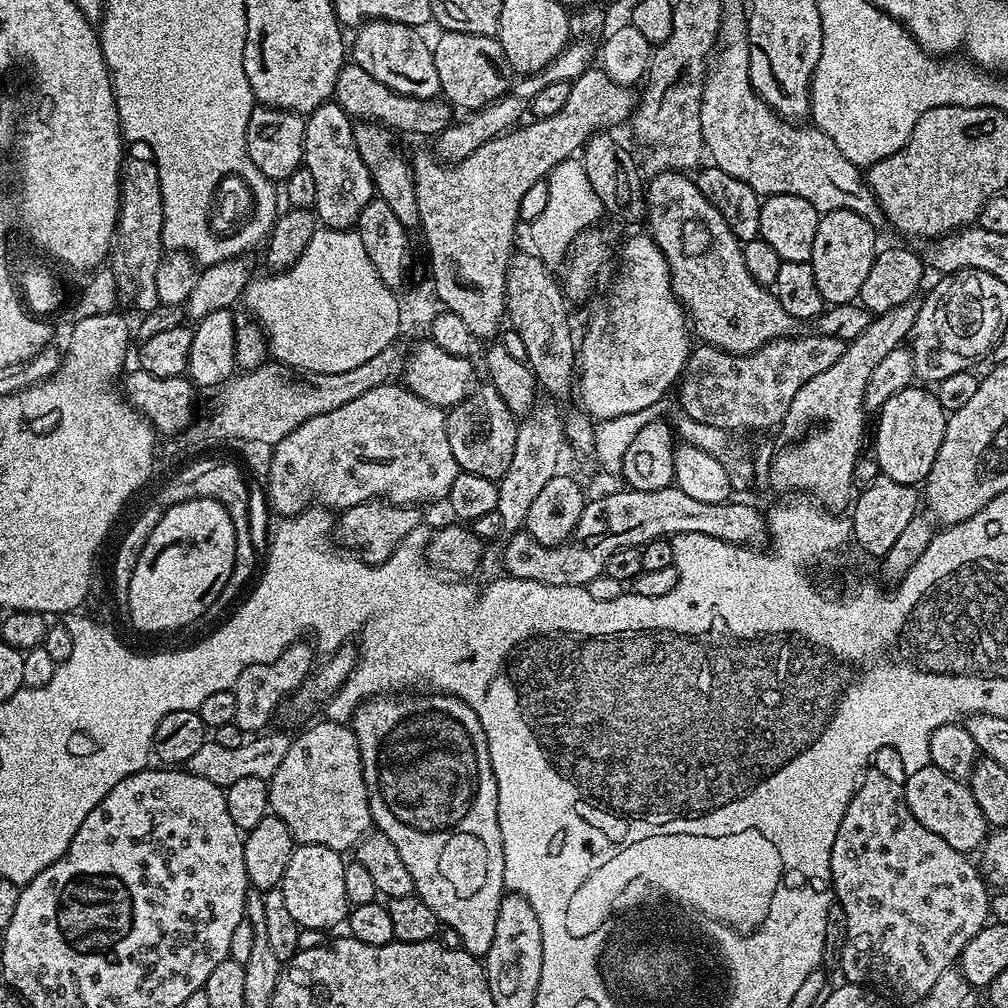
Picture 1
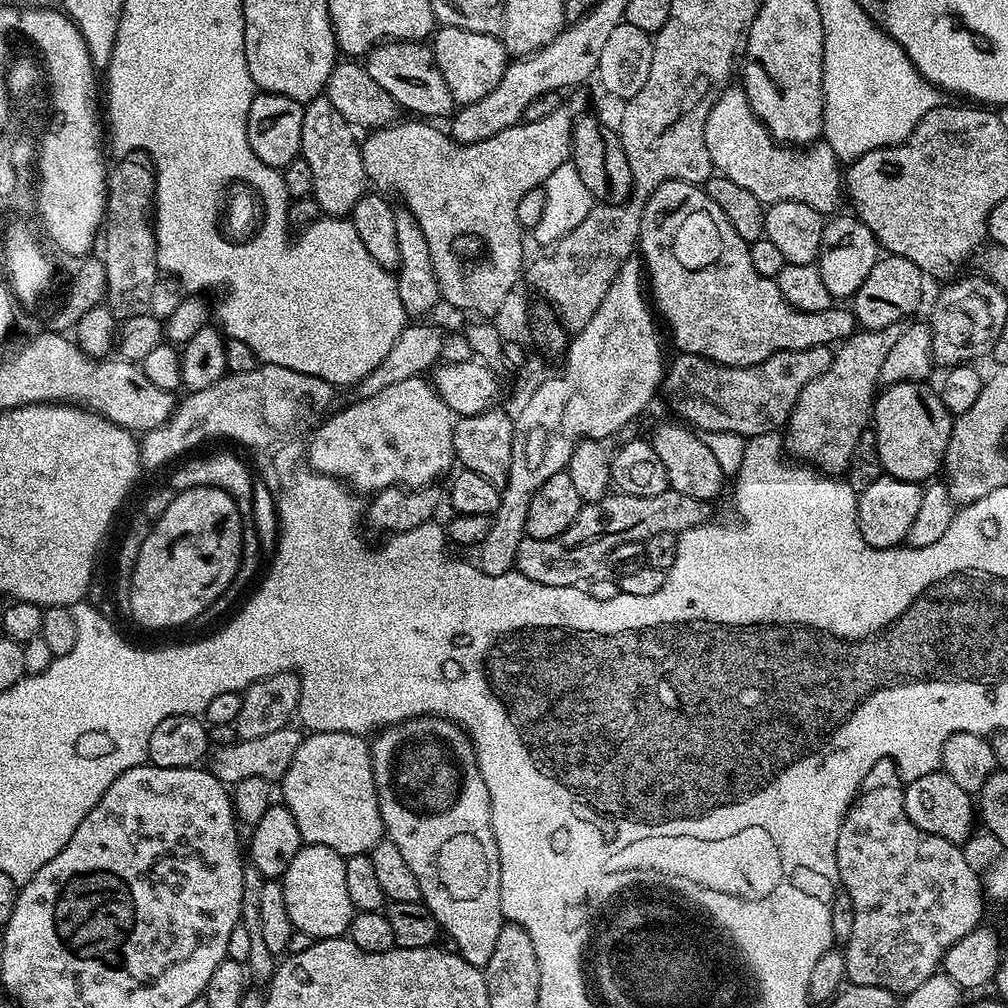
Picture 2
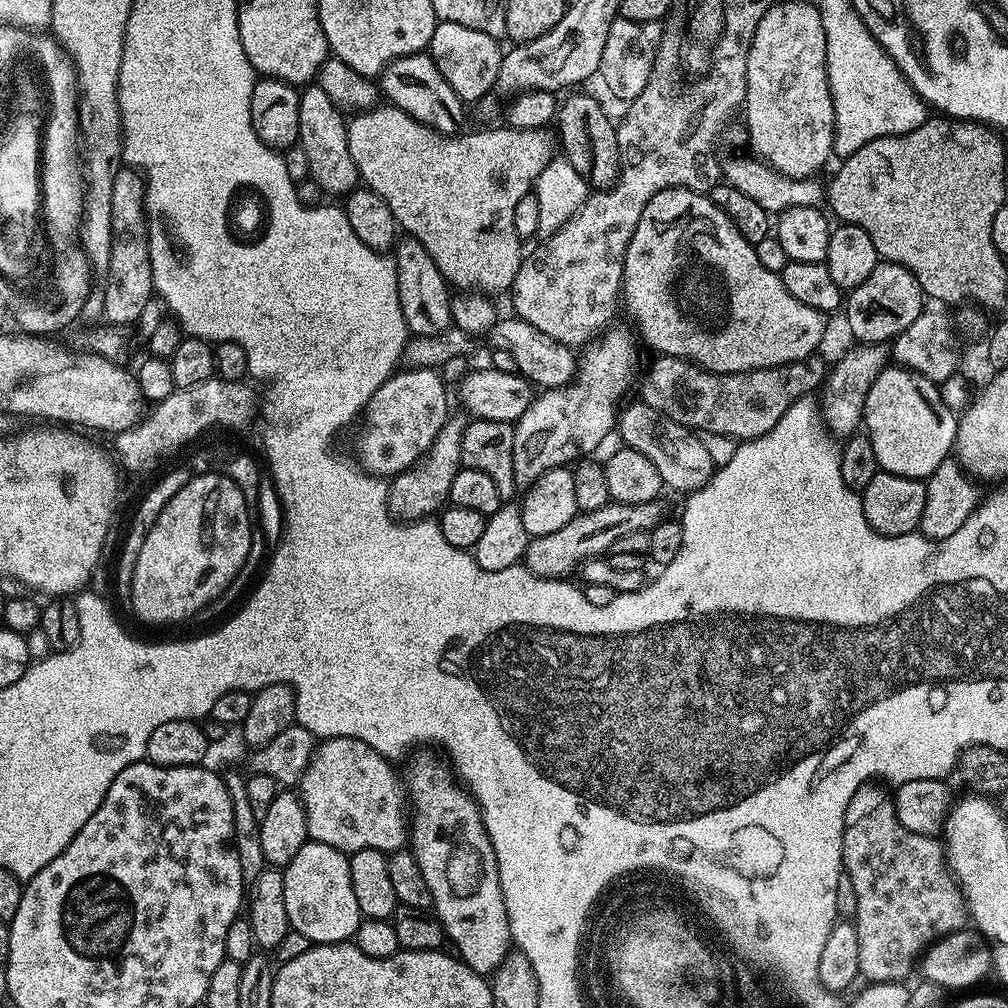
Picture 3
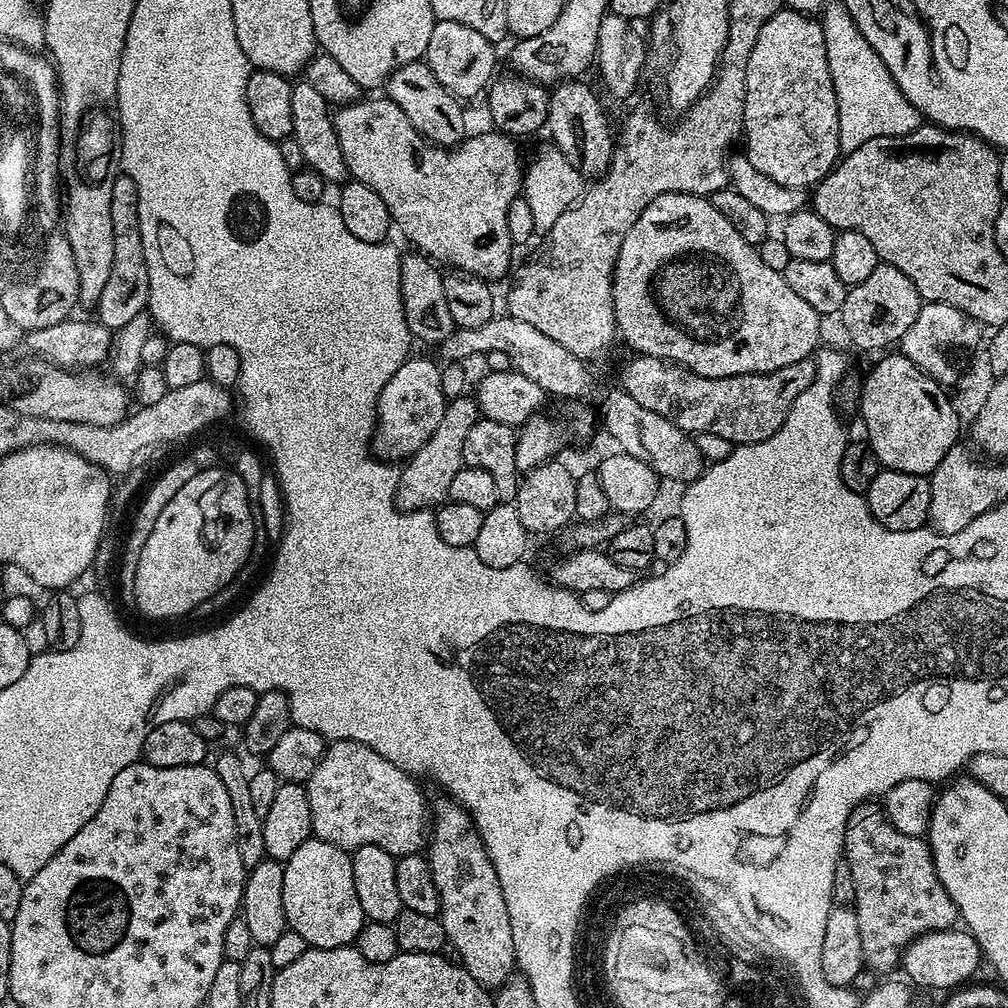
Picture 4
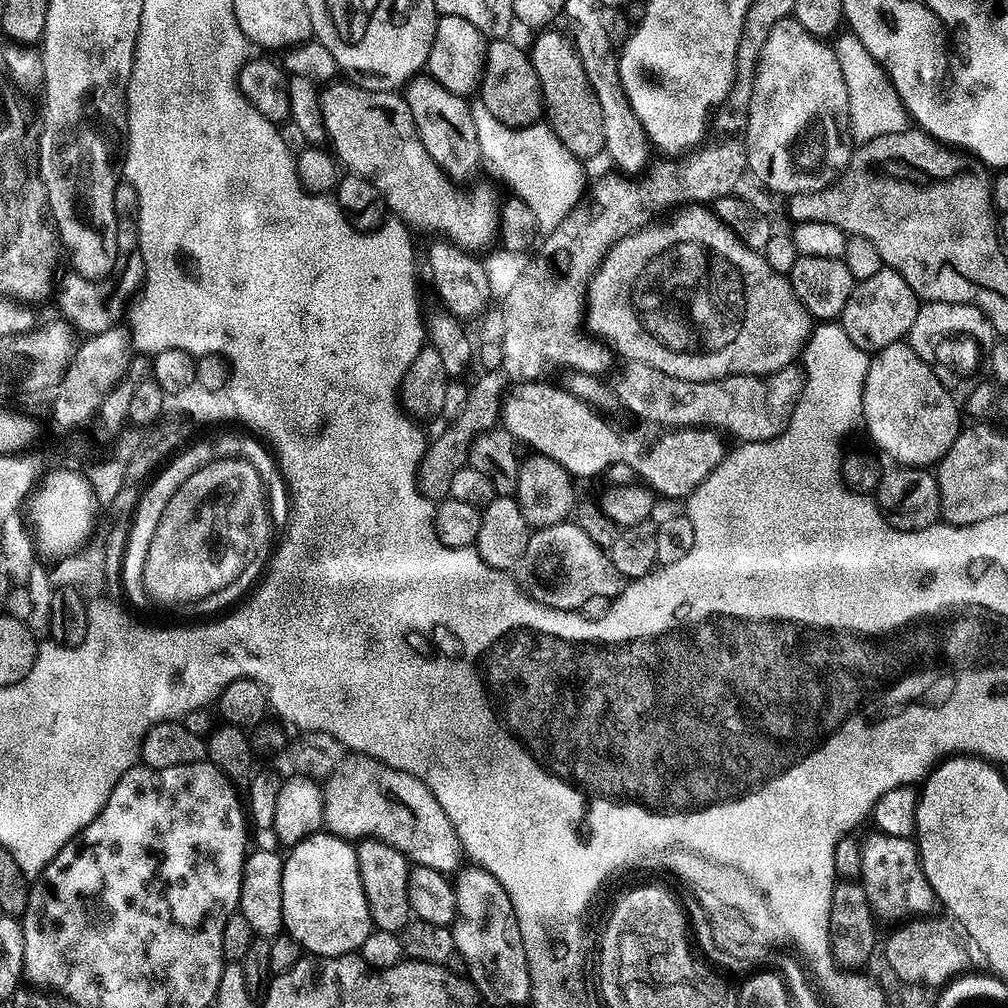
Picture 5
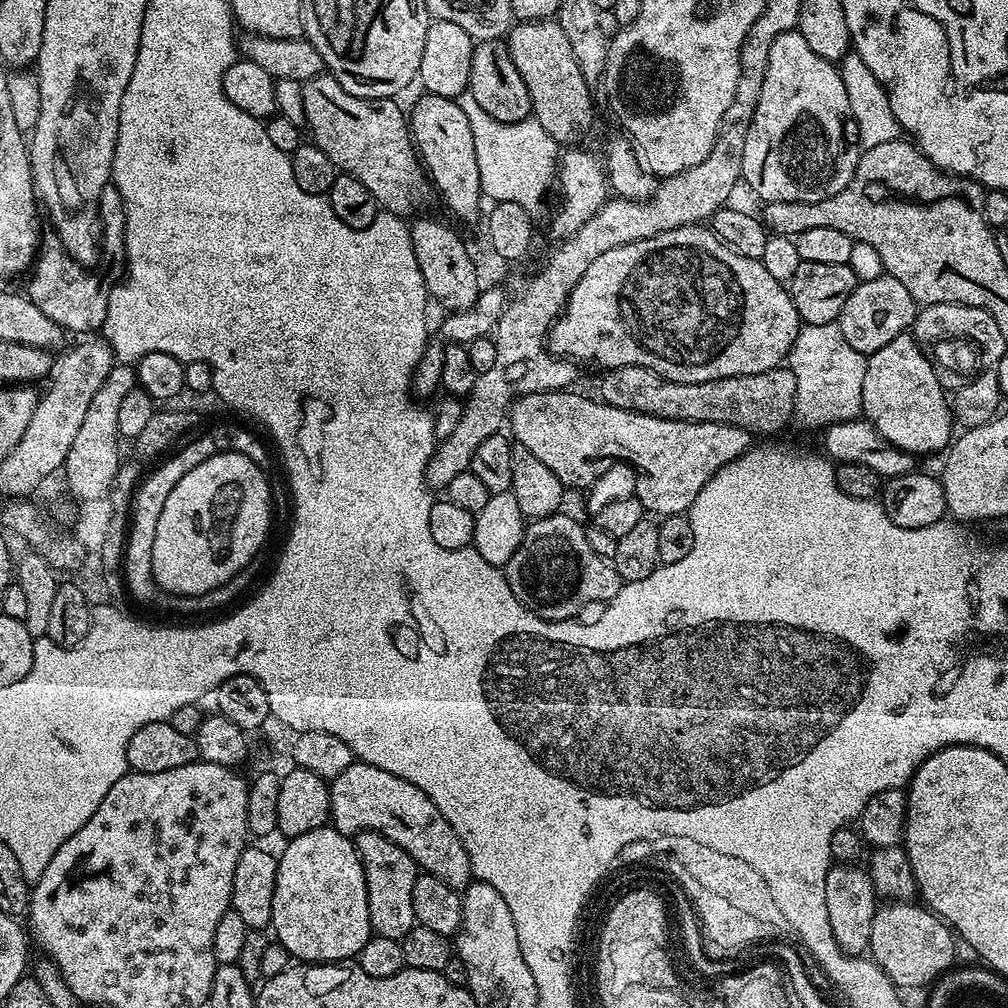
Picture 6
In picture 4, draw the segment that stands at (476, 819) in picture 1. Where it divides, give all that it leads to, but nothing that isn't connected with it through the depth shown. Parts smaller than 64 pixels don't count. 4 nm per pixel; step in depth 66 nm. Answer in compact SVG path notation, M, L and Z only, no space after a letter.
M451 798L443 799L436 804L436 833L433 836L431 833L430 843L426 848L428 866L432 871L434 886L438 886L440 895L440 921L448 935L448 944L456 947L455 955L459 963L464 965L481 986L495 990L513 975L518 964L514 934L510 930L510 914L506 910L506 898L502 894L494 862L482 842L480 831L472 821L471 812Z

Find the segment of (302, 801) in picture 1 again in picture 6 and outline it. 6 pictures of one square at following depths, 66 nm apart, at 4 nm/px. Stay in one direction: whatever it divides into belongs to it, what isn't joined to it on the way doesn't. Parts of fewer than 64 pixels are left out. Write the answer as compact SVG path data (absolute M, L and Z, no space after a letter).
M353 762L331 780L330 824L337 832L377 832L390 842L402 846L427 875L436 876L451 888L463 890L473 879L472 863L458 834L434 806L434 802L418 786L363 762Z

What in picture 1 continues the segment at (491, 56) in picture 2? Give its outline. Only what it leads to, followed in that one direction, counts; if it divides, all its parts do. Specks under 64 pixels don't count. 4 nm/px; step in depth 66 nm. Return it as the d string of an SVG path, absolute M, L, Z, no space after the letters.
M461 32L439 33L440 37L432 44L434 54L434 66L438 70L438 82L443 99L457 109L475 110L494 102L504 95L510 88L510 69L506 62L506 54L502 50L499 39L496 36L479 36L478 34L462 34Z

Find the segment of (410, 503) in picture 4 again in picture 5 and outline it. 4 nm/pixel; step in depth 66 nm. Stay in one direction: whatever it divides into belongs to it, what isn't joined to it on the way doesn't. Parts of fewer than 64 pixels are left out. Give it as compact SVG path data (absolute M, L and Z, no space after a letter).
M481 375L475 384L469 387L462 412L453 420L447 421L448 429L433 440L431 437L430 443L425 447L424 457L420 459L420 465L416 468L416 487L421 496L426 496L433 502L439 502L448 496L450 481L454 479L454 474L458 474L458 470L462 470L467 465L468 448L476 435L485 432L488 428L497 427L500 420L502 389L505 387L506 380L486 380Z

